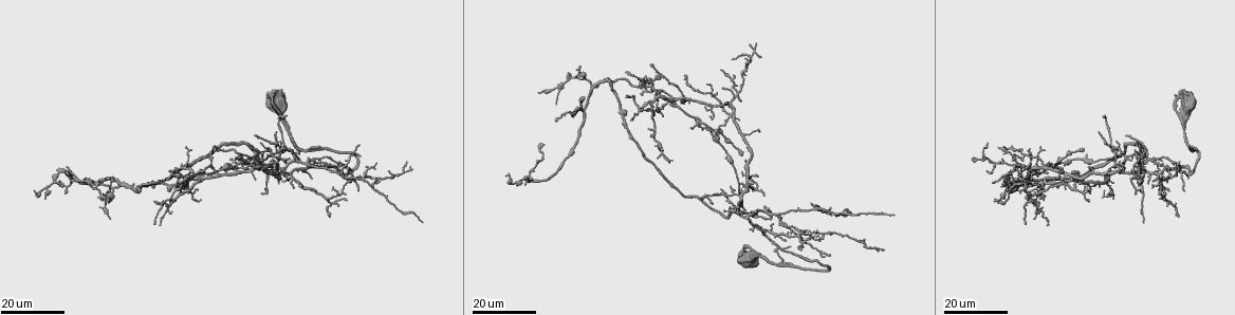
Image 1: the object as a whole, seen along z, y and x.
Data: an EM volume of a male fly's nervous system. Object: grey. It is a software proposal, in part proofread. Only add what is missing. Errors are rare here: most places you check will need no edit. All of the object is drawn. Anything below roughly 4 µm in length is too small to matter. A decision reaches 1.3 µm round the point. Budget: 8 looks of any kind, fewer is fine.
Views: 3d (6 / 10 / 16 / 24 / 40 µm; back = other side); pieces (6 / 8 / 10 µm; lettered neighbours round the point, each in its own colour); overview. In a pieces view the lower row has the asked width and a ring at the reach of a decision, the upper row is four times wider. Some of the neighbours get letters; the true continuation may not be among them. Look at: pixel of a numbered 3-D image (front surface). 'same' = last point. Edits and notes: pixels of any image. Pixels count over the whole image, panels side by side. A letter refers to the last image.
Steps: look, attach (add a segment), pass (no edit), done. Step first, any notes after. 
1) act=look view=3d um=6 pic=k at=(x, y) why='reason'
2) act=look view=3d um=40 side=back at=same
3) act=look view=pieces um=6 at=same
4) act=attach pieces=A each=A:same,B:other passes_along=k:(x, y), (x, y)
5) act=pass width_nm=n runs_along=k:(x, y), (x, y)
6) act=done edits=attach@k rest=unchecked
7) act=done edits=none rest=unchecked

act=look view=3d um=24 pic=1 at=(994, 200) why='branch stops here'

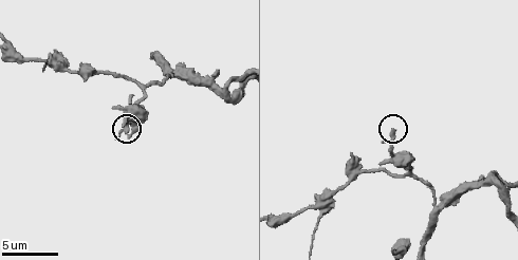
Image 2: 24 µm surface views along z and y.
act=look view=pieces um=6 pic=2 at=(393, 130) why='see the neighbours'

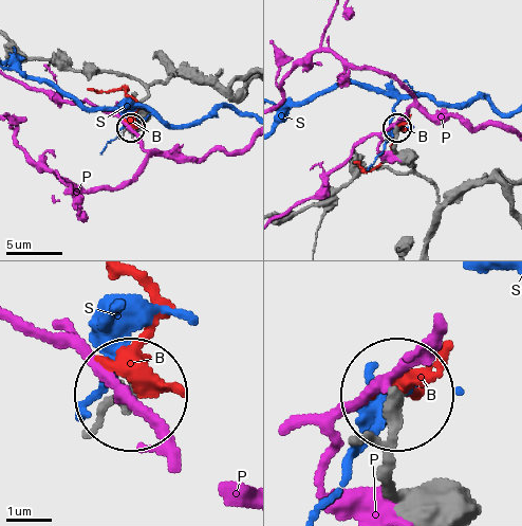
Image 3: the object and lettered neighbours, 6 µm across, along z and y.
act=pass each=B:other,P:other,S:other runs_along=3:(246, 87), (223, 95), (171, 75), (149, 89), (129, 129) found='none of them fits'

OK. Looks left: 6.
act=look view=3d um=16 pic=1 at=(537, 92) why='long arm stops here'

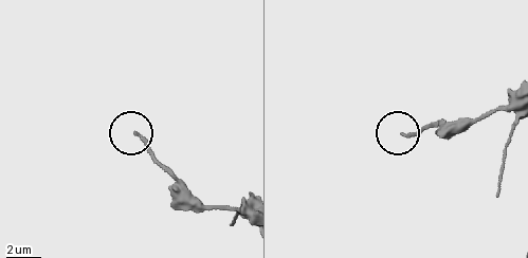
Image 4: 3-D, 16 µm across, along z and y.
act=look view=pieces um=6 pic=4 at=(138, 133) why='see the neighbours'

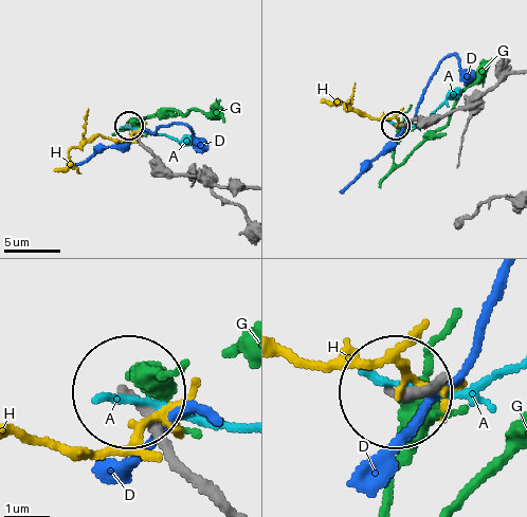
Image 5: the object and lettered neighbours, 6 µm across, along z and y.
act=pass each=A:other,D:other,G:other,H:other found='no lettered segment goes on from it'

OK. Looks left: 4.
act=look view=3d um=16 pic=1 at=(724, 90) why='free end'

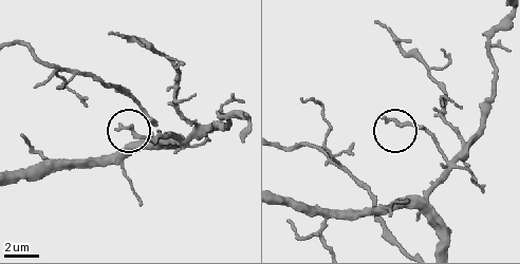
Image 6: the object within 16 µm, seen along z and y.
act=look view=pieces um=10 pic=6 at=(118, 126)

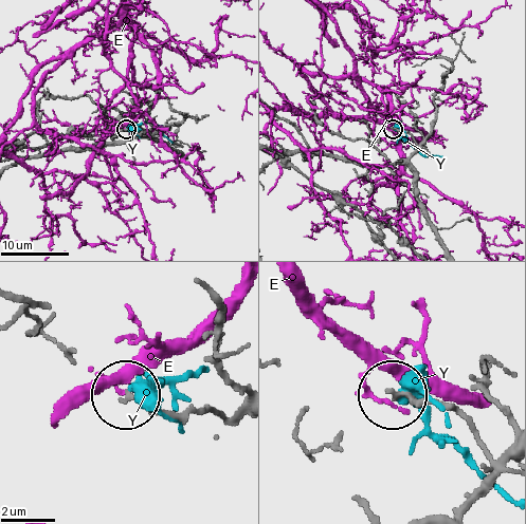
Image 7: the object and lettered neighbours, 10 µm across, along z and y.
act=pass each=E:other,Y:other runs_along=7:(429, 217), (415, 186), (410, 160), (414, 138), (393, 129) found='none of them fits'

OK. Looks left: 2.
act=look view=3d um=24 pic=1 at=(257, 134) why='free end'

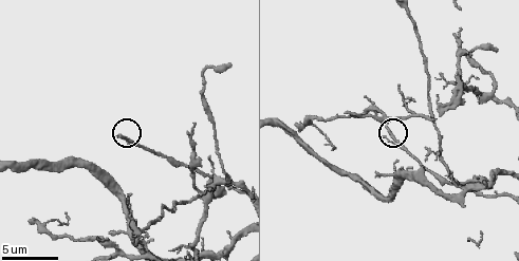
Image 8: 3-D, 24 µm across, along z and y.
act=look view=pieces um=6 pic=8 at=(119, 135) why='see the neighbours'

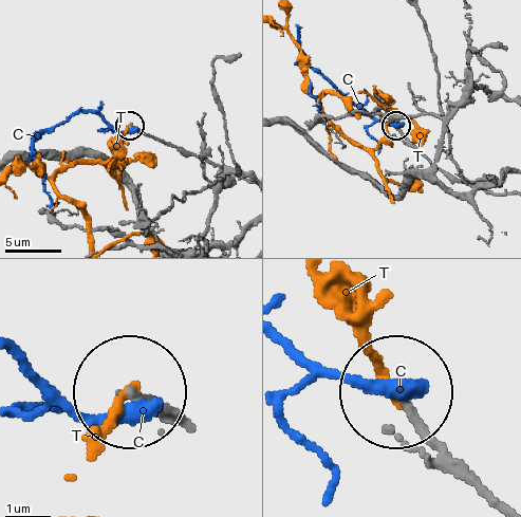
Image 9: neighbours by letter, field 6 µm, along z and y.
act=pass each=C:other,T:other runs_along=9:(243, 180), (130, 127) found='no lettered segment goes on from it'

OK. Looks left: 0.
act=done edits=none rest=unchecked

